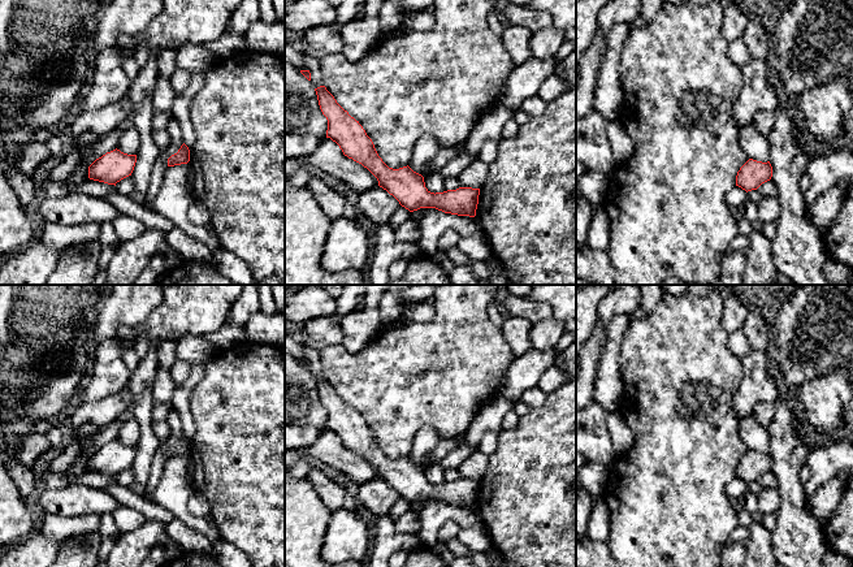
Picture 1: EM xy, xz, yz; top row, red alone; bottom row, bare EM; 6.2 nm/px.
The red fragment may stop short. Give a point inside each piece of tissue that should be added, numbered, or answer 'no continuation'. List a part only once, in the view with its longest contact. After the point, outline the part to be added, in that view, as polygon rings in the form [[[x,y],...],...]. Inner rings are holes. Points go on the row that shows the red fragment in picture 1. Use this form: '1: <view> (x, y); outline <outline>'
no continuation

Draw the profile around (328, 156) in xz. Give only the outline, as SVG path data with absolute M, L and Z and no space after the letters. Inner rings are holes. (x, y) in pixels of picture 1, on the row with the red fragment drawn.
M330 138L321 139L317 148L307 157L285 159L285 178L291 177L298 169L306 165L320 168L333 179L341 181L360 194L373 186L378 186L377 178L361 164L343 155L339 146Z

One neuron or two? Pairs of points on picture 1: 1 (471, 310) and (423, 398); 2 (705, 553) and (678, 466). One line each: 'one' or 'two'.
1: one
2: one

